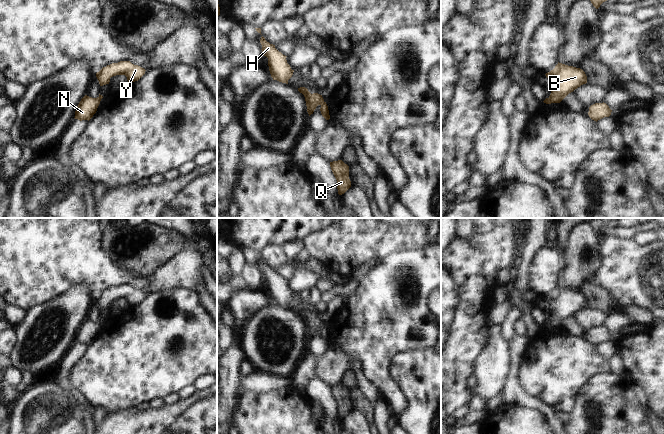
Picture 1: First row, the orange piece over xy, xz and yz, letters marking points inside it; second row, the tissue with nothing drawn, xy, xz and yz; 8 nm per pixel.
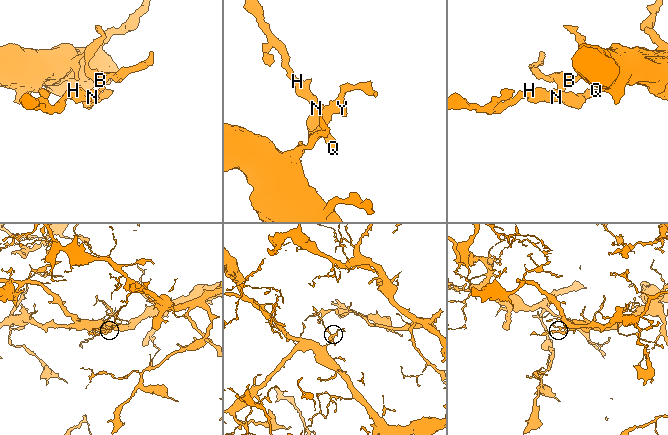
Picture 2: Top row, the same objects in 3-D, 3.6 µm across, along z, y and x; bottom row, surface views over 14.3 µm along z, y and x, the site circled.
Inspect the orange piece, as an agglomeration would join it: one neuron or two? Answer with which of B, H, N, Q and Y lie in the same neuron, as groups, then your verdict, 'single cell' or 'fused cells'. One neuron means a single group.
groups B Y / H N Q; fused cells

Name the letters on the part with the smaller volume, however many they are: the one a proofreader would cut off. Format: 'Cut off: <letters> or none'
Cut off: H, N, Q

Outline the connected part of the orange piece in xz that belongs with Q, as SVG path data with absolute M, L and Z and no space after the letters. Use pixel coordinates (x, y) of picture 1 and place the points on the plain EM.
M342 384L330 386L331 394L337 404L338 418L344 418L350 411L349 390Z

